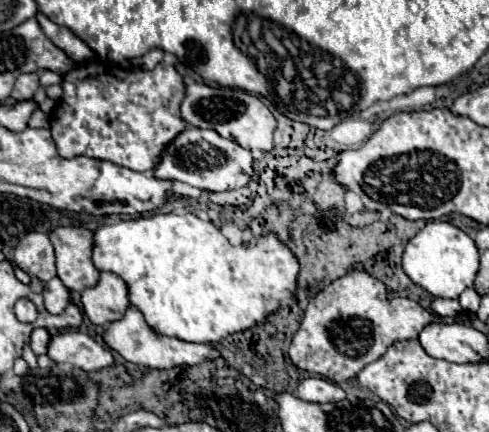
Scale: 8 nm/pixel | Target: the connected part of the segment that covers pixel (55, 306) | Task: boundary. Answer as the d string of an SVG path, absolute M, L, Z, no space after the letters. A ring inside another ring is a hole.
M52 277L52 281L48 281L44 285L42 297L44 297L46 309L52 315L58 315L58 313L62 313L66 309L68 301L70 301L70 291L64 287L64 283L58 277Z

